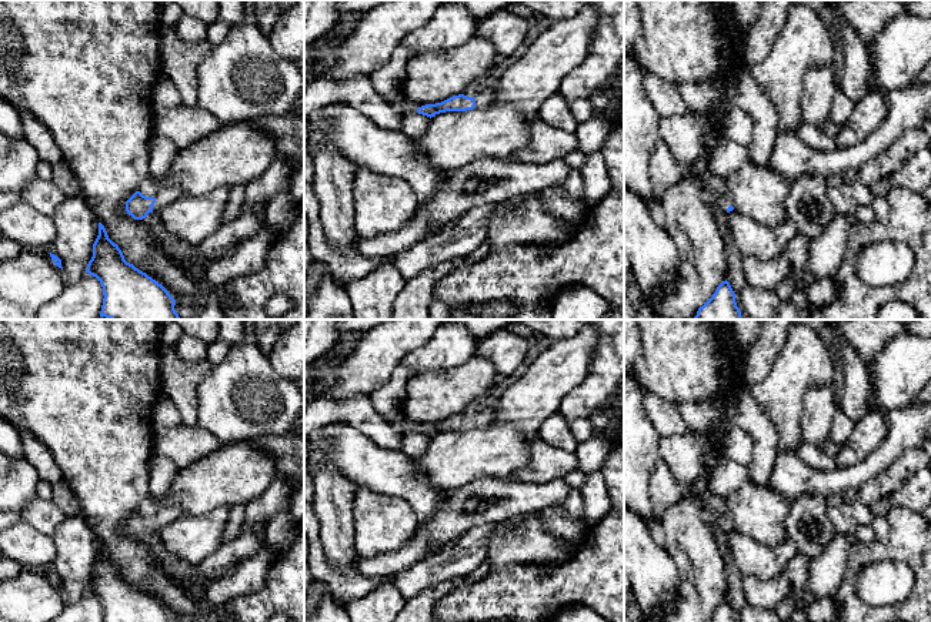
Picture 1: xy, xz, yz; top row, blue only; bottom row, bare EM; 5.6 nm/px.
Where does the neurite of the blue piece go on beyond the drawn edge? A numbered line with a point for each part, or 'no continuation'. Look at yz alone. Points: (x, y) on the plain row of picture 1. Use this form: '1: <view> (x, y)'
1: yz (726, 521)

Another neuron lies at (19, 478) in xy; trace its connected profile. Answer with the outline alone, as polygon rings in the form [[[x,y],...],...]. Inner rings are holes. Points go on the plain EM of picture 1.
[[[0,454],[0,511],[21,512],[37,498],[40,476],[27,459]]]

